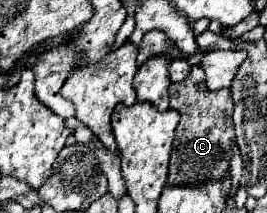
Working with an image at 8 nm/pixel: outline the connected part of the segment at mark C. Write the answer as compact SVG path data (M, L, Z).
M195 65L185 81L171 83L169 97L171 97L171 109L181 113L181 123L173 139L167 185L173 187L187 183L201 183L203 179L227 177L231 169L229 147L235 141L235 127L233 127L235 101L231 99L231 91L229 89L211 91L205 83L203 69Z

